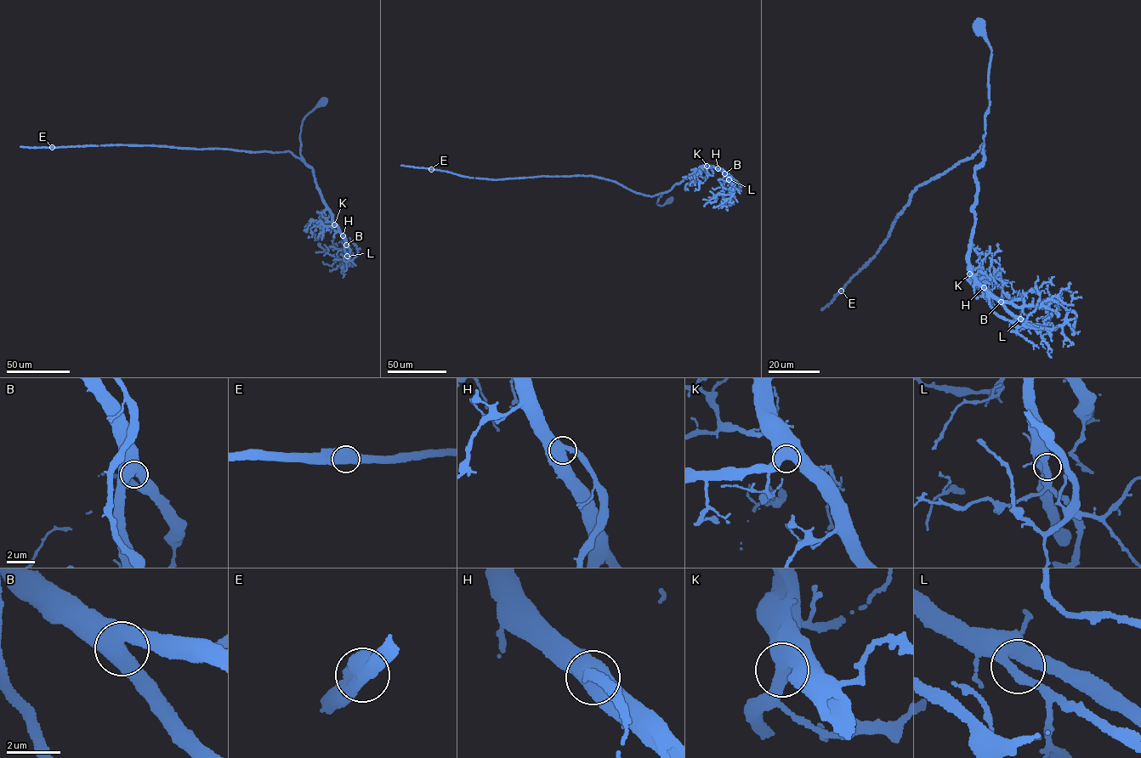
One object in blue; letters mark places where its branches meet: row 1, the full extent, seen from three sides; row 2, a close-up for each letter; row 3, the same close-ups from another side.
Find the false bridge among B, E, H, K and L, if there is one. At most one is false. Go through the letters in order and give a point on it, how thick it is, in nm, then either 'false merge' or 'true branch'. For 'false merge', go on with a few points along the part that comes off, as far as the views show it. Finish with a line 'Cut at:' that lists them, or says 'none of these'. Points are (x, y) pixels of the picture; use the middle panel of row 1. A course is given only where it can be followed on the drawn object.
B: at (724, 173); 500 nm thick; true branch
E: at (431, 169); 700 nm thick; false merge; foreign part runs (430, 169), (401, 165)
H: at (718, 168); 550 nm thick; true branch
K: at (706, 166); 650 nm thick; true branch
L: at (729, 179); 360 nm thick; true branch
Cut at: E

